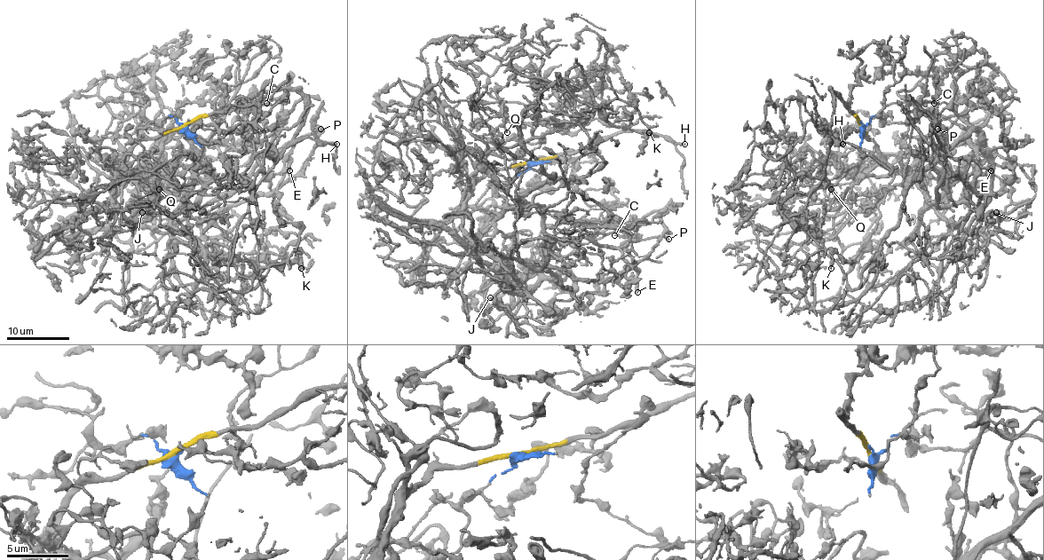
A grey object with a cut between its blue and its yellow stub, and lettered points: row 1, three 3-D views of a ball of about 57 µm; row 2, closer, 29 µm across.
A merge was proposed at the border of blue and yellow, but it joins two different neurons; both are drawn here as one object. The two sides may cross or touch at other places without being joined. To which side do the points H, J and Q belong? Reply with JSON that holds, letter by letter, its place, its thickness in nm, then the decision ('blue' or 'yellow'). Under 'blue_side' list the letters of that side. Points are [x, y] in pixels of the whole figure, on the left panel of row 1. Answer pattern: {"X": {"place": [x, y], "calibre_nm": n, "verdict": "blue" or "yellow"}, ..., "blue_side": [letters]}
{"H": {"place": [336, 144], "calibre_nm": 180, "verdict": "yellow"}, "J": {"place": [142, 212], "calibre_nm": 170, "verdict": "blue"}, "Q": {"place": [159, 189], "calibre_nm": 130, "verdict": "yellow"}, "blue_side": ["J"]}

